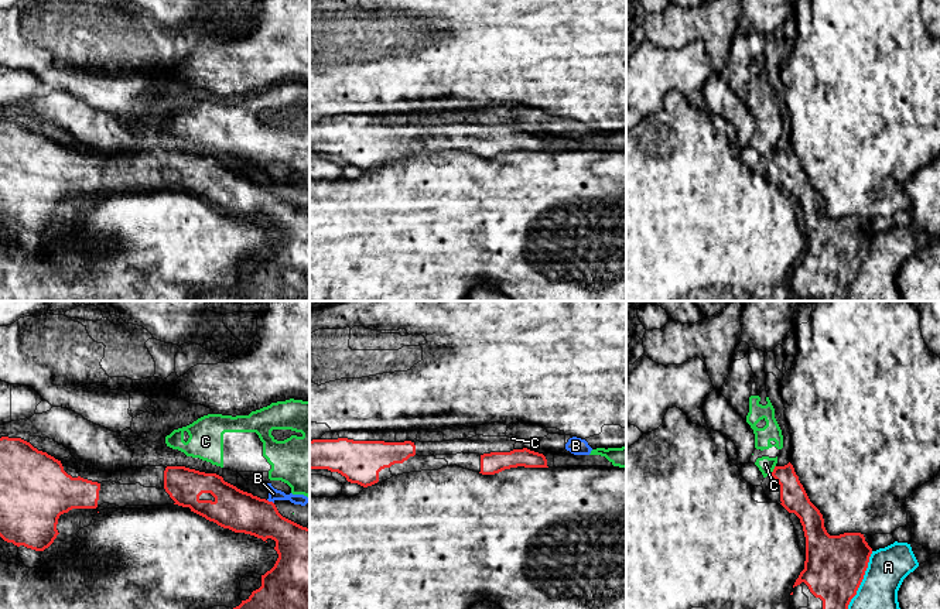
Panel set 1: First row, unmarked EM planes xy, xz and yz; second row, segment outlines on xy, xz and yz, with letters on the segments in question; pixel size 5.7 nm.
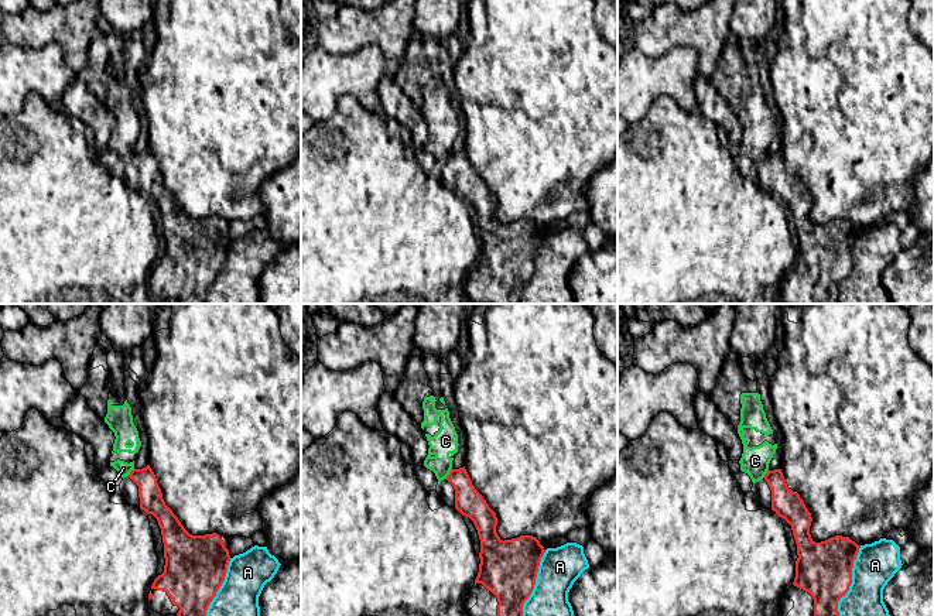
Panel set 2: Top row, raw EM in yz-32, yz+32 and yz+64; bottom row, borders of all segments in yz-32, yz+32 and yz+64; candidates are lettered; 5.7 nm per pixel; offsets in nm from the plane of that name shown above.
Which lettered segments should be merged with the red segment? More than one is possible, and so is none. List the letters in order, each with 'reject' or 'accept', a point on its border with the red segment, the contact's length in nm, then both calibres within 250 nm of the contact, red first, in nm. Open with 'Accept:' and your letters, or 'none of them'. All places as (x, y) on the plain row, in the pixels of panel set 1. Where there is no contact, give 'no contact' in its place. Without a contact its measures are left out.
Accept: none of them
A: reject; meets red in yz at (860, 267); contact 400 nm long; 340 nm thick on the red side, 300 nm on the other
B: reject; meets red in xy at (270, 185); contact 50 nm long; 240 nm thick on the red side, 60 nm on the other
C: reject; meets red in yz at (773, 153); contact 60 nm long; 150 nm thick on the red side, 90 nm on the other

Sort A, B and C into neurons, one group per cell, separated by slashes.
A / B C

